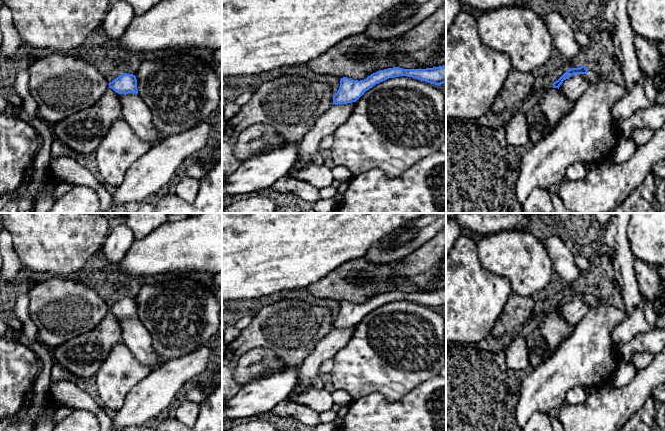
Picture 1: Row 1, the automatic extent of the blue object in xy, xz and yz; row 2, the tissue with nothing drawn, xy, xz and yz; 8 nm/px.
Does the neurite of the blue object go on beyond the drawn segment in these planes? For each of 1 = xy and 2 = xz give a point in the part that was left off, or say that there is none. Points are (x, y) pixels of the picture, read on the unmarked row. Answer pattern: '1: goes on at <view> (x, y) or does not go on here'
1: does not go on here
2: does not go on here

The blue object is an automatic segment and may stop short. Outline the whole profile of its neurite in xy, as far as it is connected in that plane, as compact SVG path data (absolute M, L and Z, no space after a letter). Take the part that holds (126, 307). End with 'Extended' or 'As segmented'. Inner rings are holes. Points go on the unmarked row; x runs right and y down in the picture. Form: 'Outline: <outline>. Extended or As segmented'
Outline: M124 297L118 300L109 307L109 311L118 318L138 318L137 303L136 300L133 298Z. As segmented

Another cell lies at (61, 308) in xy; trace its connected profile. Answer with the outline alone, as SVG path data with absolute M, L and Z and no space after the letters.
M65 276L35 283L29 289L28 315L37 328L39 341L51 350L65 341L88 333L110 312L109 306L93 289Z

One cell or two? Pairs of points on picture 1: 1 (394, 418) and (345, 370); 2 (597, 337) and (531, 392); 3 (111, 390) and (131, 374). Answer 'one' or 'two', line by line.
1: two
2: one
3: one

